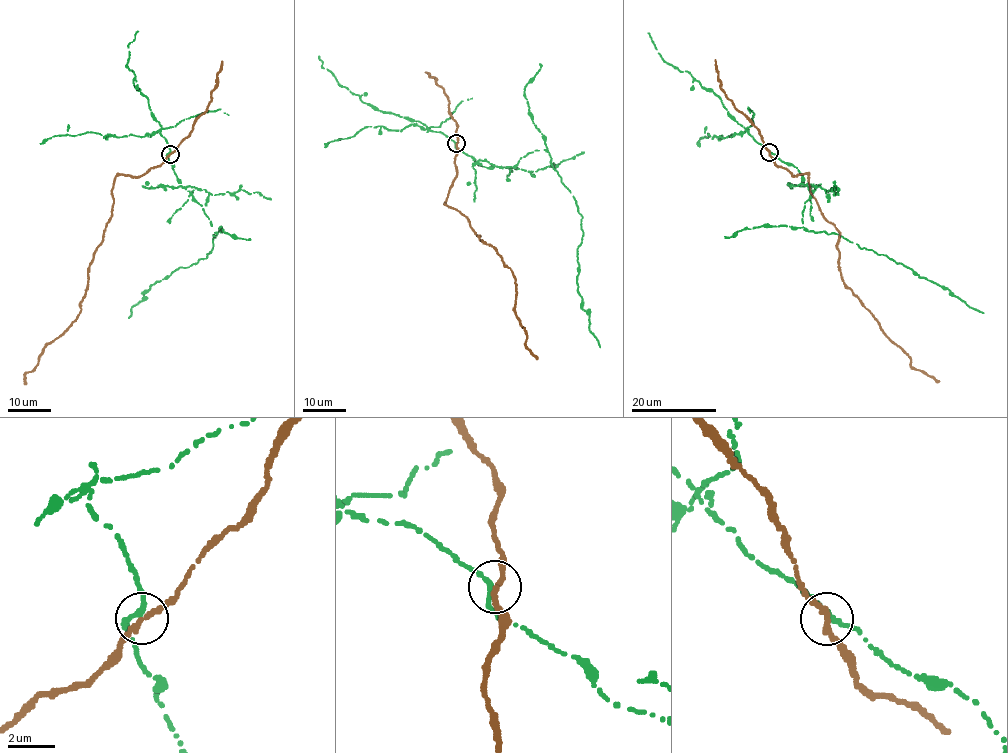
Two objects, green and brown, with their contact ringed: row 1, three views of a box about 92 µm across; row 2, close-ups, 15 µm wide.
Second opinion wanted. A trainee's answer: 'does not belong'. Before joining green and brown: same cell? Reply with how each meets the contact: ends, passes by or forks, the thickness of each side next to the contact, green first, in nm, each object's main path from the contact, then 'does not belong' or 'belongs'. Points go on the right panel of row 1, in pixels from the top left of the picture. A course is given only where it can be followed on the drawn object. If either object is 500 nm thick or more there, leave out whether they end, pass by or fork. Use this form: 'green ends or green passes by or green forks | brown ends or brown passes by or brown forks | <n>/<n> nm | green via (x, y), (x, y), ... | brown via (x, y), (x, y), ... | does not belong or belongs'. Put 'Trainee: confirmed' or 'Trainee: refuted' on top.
Trainee: confirmed
green passes by | brown passes by | 200/240 nm | green via (769, 152), (797, 167), (808, 186), (804, 230), (839, 234), (885, 255), (984, 313) | brown via (769, 153), (775, 165), (792, 176), (808, 175), (820, 212), (840, 233), (844, 282), (912, 367), (940, 381) | does not belong

